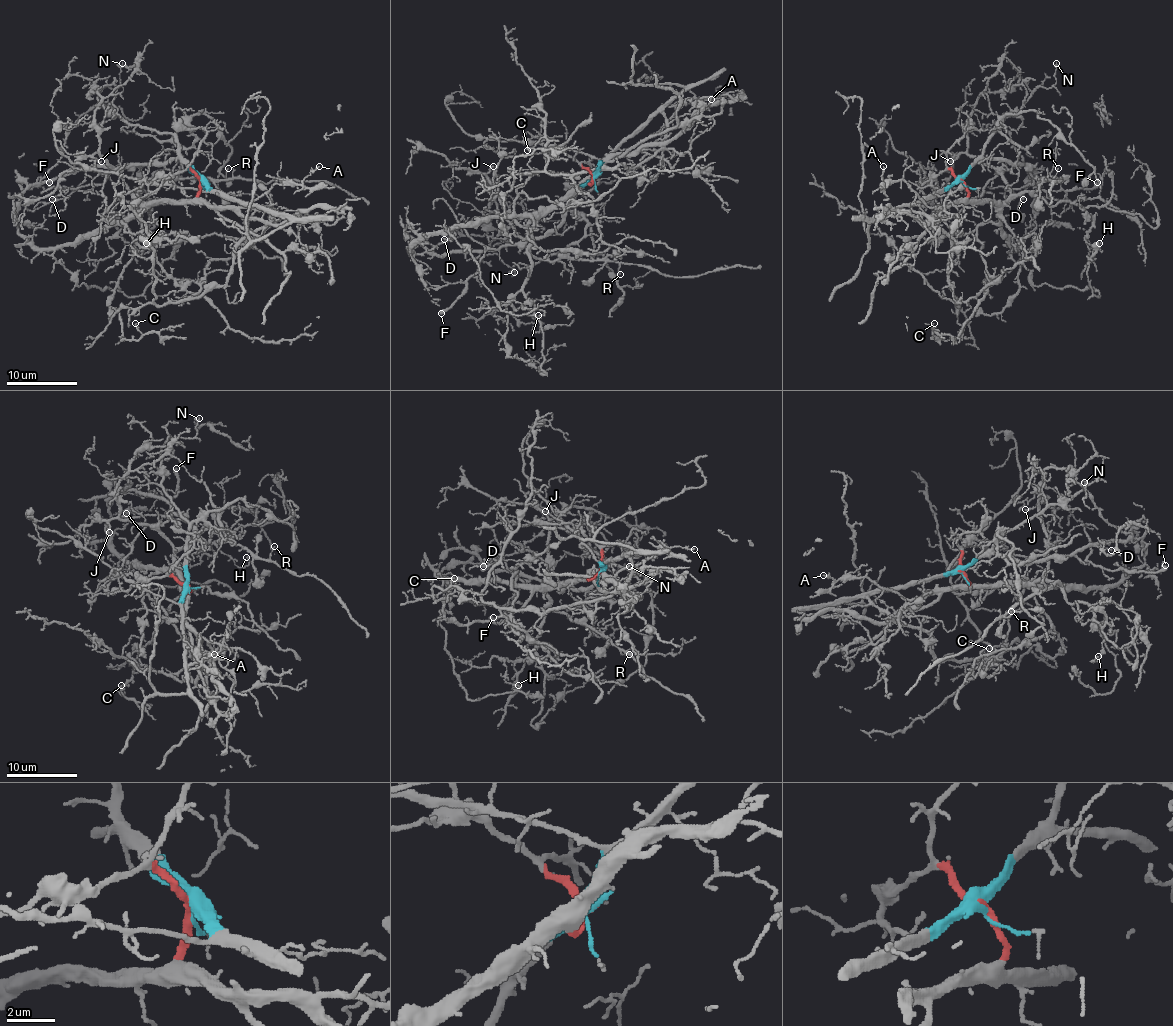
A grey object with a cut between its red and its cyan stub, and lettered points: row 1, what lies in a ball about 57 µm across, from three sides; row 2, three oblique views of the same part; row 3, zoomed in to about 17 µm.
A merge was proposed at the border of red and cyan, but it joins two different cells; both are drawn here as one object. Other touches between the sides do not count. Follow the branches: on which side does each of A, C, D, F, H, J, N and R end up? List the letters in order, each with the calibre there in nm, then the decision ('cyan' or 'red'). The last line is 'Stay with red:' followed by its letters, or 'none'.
A: calibre 90 nm; red
C: calibre 130 nm; red
D: calibre 120 nm; cyan
F: calibre 360 nm; cyan
H: calibre 100 nm; red
J: calibre 140 nm; red
N: calibre 100 nm; cyan
R: calibre 90 nm; red
Stay with red: A, C, H, J, R

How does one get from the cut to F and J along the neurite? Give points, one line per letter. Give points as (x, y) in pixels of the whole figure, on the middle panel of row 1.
F: (594, 177), (575, 196), (561, 221), (543, 235), (484, 253), (467, 288), (440, 313)
J: (594, 177), (589, 184), (536, 214), (525, 226), (504, 209), (486, 173), (493, 166)

